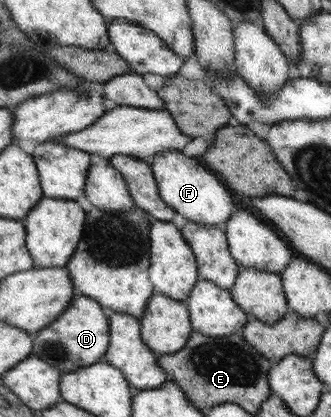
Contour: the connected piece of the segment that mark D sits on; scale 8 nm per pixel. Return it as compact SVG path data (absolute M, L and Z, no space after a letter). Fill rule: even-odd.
M74 294L70 306L49 327L33 335L32 354L55 365L62 373L75 372L99 363L109 344L109 321L103 307L89 296Z

